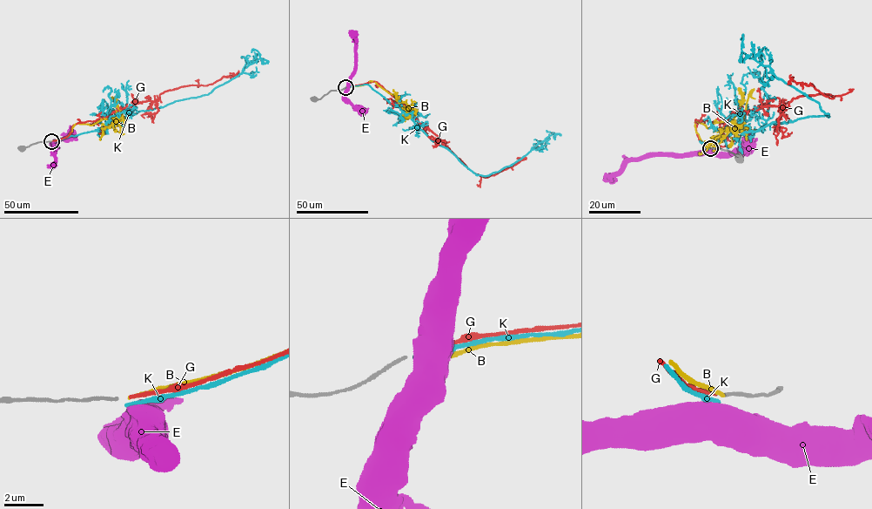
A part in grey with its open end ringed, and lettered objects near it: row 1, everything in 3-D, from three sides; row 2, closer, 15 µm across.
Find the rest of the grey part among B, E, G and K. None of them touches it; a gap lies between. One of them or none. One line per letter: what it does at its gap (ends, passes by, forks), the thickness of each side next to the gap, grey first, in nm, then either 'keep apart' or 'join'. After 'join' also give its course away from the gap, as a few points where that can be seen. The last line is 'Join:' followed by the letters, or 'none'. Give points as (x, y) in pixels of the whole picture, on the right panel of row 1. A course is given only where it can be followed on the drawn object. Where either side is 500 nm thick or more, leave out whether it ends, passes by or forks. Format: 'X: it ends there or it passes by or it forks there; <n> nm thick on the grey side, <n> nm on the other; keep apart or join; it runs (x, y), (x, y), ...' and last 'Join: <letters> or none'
B: it ends there; 140 nm thick on the grey side, 160 nm on the other; keep apart
E: 140 nm thick on the grey side, 700 nm on the other; keep apart
G: it ends there; 140 nm thick on the grey side, 180 nm on the other; join; it runs (709, 148), (700, 143), (695, 120), (723, 120), (768, 105), (782, 110), (800, 96), (834, 98), (791, 75)
K: it ends there; 140 nm thick on the grey side, 160 nm on the other; keep apart
Join: G

